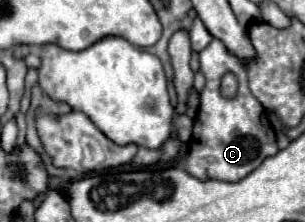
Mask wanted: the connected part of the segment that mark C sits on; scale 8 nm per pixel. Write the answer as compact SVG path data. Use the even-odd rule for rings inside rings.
M213 39L201 51L201 73L205 75L207 83L201 91L201 105L195 117L189 153L183 159L185 169L187 173L191 173L201 181L205 179L217 179L229 183L241 181L253 169L257 169L263 163L263 159L279 151L275 143L275 129L267 119L265 107L249 91L245 65L235 55L231 55L219 39ZM225 73L233 73L237 77L239 87L233 99L221 95L221 77Z

